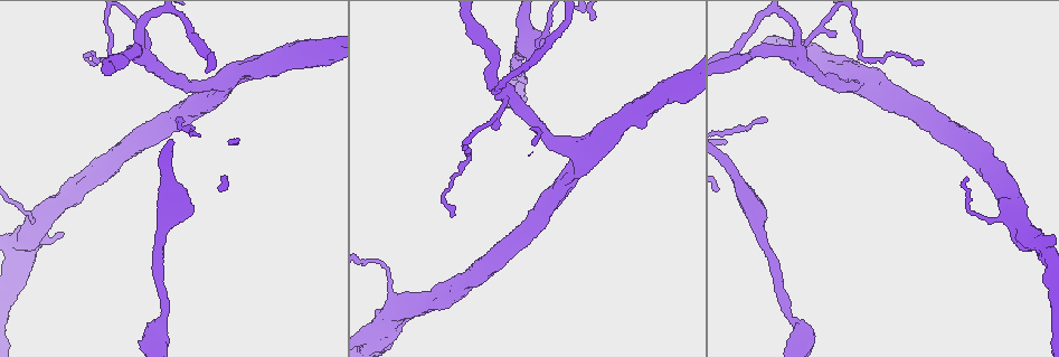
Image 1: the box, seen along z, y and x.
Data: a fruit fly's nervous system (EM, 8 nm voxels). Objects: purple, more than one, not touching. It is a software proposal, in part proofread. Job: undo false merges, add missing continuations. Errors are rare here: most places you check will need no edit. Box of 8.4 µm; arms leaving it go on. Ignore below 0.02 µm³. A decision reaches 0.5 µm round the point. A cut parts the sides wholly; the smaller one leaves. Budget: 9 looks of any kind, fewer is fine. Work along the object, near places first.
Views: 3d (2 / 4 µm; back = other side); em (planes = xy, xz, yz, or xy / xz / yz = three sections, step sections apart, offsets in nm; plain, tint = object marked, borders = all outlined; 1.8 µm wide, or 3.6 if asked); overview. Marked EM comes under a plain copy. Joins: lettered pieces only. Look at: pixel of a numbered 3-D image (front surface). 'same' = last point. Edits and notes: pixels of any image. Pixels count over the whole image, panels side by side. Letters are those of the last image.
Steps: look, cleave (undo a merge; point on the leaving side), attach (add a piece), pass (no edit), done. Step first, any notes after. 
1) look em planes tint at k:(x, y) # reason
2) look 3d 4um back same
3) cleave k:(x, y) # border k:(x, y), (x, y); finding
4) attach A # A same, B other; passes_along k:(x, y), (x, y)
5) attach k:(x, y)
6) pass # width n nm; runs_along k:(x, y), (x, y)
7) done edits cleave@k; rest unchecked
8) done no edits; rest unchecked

look em xy step 4 borders at 1:(451, 214) # an open end

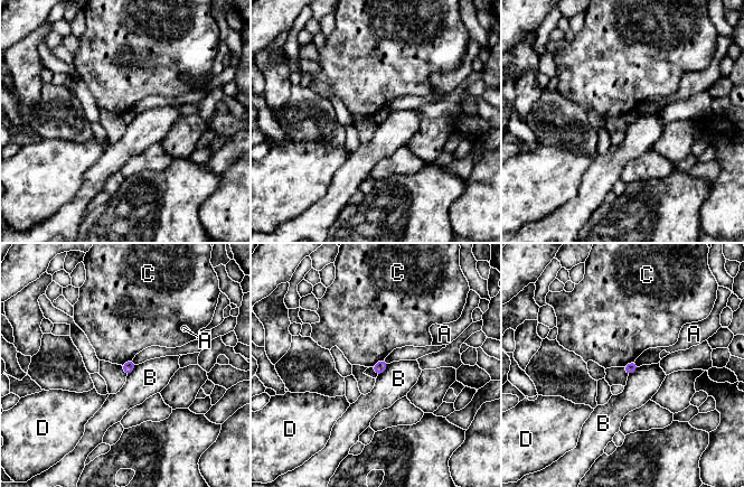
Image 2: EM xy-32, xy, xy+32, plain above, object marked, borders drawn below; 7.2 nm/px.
pass # width 80 nm; longest_contact B 130 nm; A other, B other, C other, D other; none of them fits

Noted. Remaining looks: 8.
look em planes borders at 1:(146, 55) # four arms meet

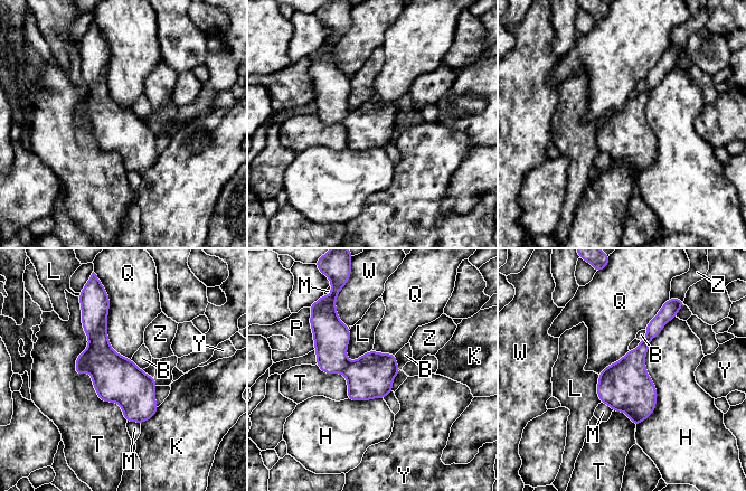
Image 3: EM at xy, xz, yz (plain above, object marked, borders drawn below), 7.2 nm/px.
pass # B other, H other, K other, L other, M other, P other, Q other, T other, W other, Y other, Z other; runs_along 3:(105, 309), (98, 357), (141, 419); all the same neuron

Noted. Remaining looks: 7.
look 3d 4um at 1:(226, 82) # three-way junction

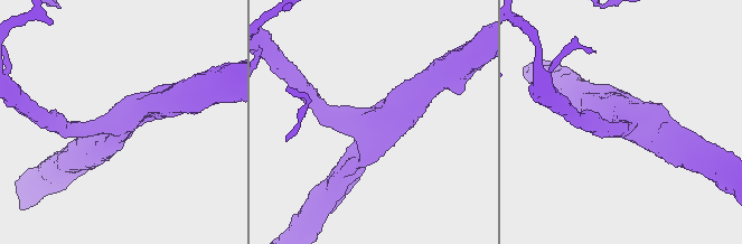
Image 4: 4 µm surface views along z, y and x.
look em xy step 16 borders at 4:(372, 128)

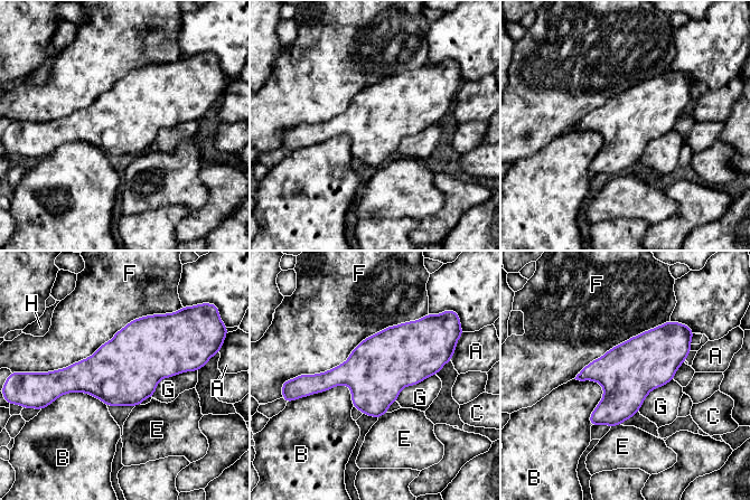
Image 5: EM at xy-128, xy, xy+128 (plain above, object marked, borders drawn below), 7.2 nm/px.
pass # longest_contact F 1000 nm; A other, B other, C other, E other, F other, G other, H other; border 5:(300, 398), (346, 385), (353, 406); all the same neuron

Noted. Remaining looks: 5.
look em planes borders at 1:(192, 212) # free end

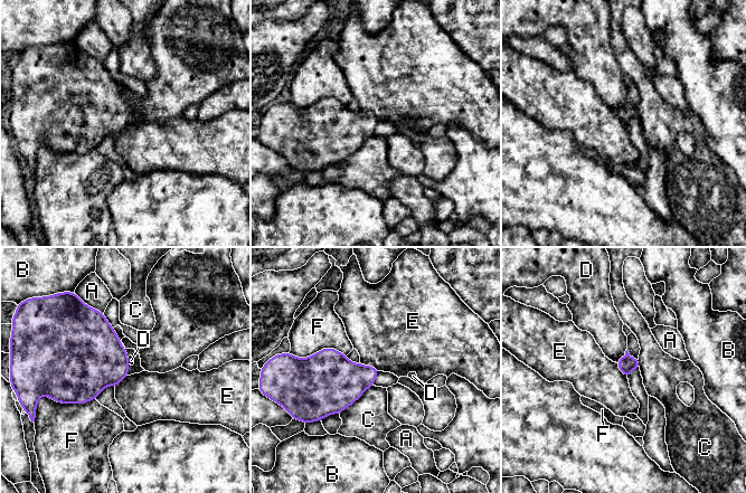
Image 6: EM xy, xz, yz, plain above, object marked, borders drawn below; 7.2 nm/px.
pass # A other, B other, C other, D other, E other, F other; border 6:(359, 362), (379, 370); none of them fits

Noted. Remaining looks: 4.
done no edits; rest unchecked

